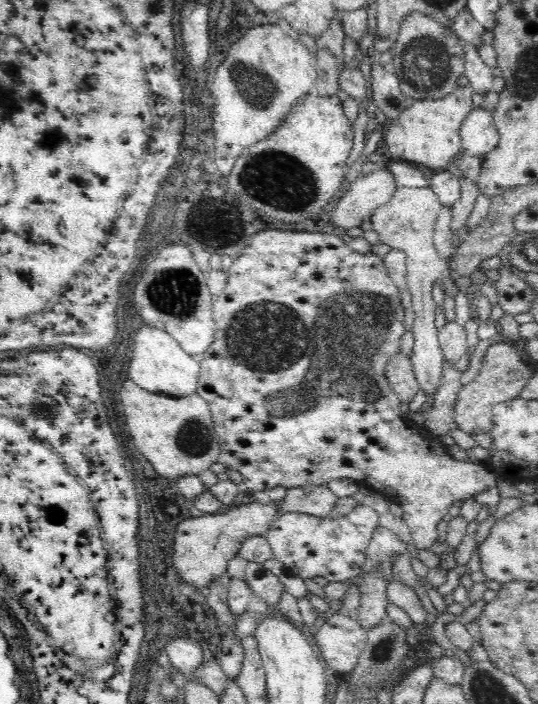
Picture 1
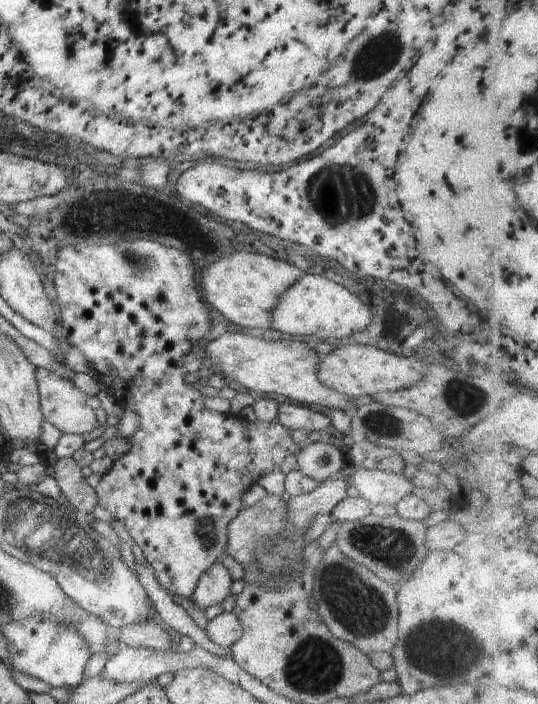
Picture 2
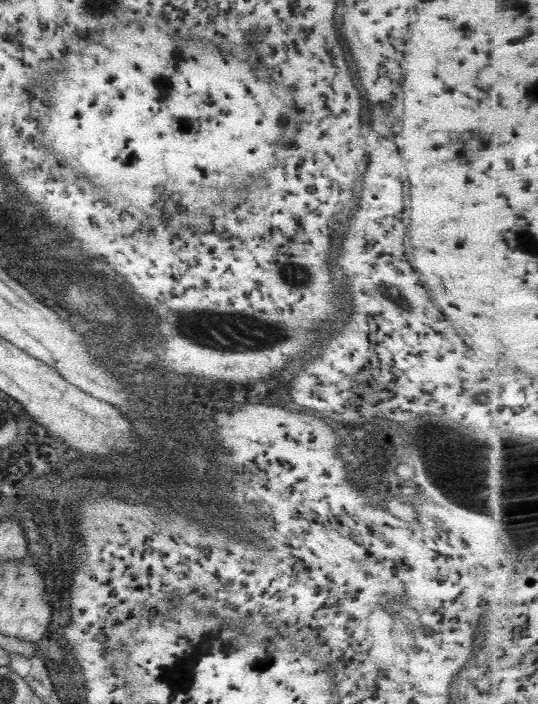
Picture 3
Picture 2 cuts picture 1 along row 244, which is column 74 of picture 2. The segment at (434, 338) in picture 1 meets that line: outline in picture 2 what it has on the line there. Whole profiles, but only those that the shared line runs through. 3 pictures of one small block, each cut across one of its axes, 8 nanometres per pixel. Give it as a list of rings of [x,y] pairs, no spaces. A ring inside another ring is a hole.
[[[36,367],[36,386],[38,386],[40,406],[44,410],[43,418],[63,434],[80,436],[101,426],[96,418],[95,409],[86,404],[90,396],[76,388],[70,380],[60,379],[56,374]]]

